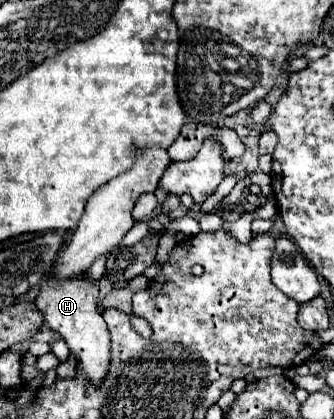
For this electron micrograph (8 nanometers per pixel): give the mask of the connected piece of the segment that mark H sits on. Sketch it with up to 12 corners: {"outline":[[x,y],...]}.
{"outline":[[40,282],[44,322],[78,354],[90,382],[110,364],[98,284]]}

